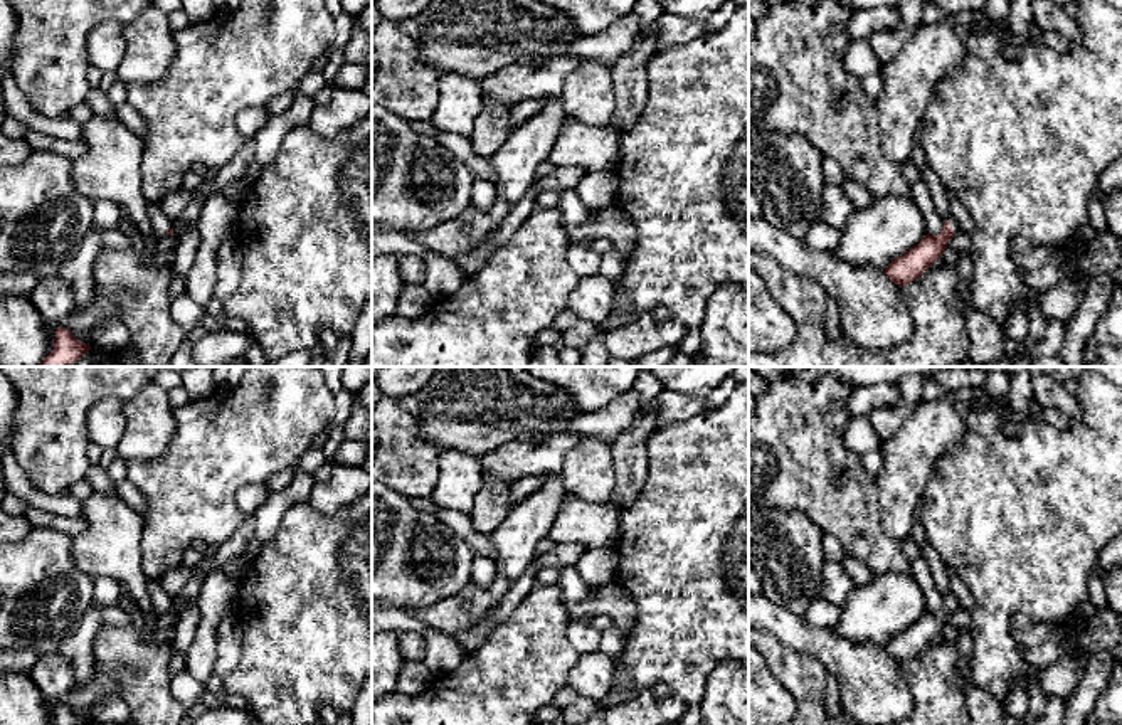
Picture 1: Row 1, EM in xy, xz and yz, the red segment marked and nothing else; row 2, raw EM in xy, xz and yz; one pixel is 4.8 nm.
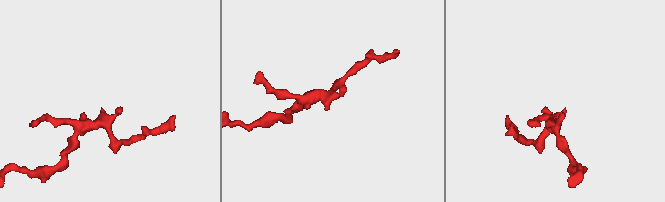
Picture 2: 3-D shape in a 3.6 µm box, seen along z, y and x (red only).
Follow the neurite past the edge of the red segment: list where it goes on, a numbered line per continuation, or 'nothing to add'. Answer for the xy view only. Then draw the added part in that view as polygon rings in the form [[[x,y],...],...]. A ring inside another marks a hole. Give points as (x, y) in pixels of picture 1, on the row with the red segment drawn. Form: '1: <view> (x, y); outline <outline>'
1: xy (160, 224); outline [[[150,202],[148,204],[148,219],[150,219],[150,224],[151,224],[151,235],[155,235],[156,239],[158,237],[165,237],[167,232],[172,229],[173,222],[170,222],[160,205]]]

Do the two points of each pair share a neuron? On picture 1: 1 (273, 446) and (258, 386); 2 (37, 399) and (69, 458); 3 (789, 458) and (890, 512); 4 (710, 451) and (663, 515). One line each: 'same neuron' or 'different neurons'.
1: same neuron
2: same neuron
3: different neurons
4: same neuron

